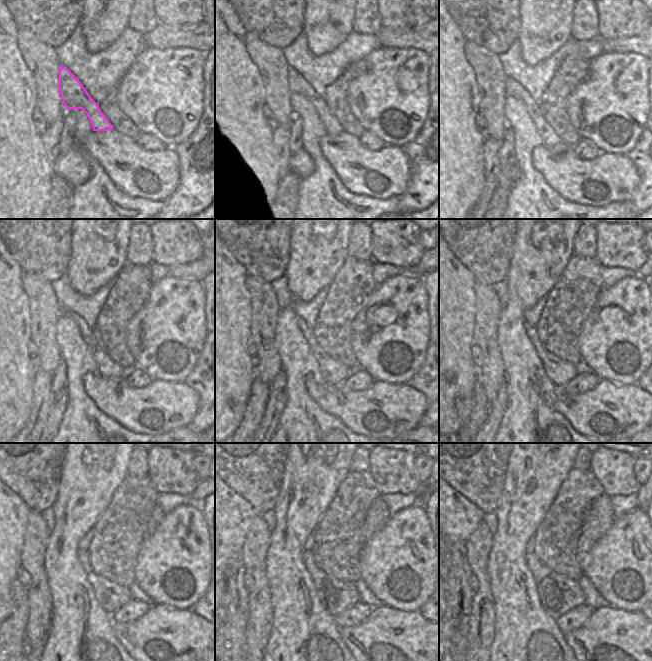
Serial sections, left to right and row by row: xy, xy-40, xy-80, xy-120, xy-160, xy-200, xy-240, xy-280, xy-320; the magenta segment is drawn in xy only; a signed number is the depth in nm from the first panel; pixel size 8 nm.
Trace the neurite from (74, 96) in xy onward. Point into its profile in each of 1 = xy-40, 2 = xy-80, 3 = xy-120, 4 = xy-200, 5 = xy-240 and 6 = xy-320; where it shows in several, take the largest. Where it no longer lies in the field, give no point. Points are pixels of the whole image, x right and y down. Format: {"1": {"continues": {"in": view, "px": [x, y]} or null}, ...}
{"1": {"continues": {"in": "xy-40", "px": [297, 84]}}, "2": {"continues": {"in": "xy-80", "px": [554, 143]}}, "3": {"continues": {"in": "xy-120", "px": [108, 369]}}, "4": {"continues": {"in": "xy-200", "px": [560, 372]}}, "5": {"continues": {"in": "xy-240", "px": [111, 596]}}, "6": {"continues": {"in": "xy-320", "px": [558, 594]}}}

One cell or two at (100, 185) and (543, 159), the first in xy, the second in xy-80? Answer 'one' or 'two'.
two

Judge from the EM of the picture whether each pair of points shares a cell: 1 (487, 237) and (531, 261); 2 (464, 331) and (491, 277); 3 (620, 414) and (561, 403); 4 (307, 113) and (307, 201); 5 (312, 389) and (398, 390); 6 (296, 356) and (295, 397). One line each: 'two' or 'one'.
1: two
2: two
3: one
4: one
5: one
6: one

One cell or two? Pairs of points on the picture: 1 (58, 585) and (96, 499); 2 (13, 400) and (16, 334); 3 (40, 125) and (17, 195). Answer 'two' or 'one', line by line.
1: one
2: one
3: two

